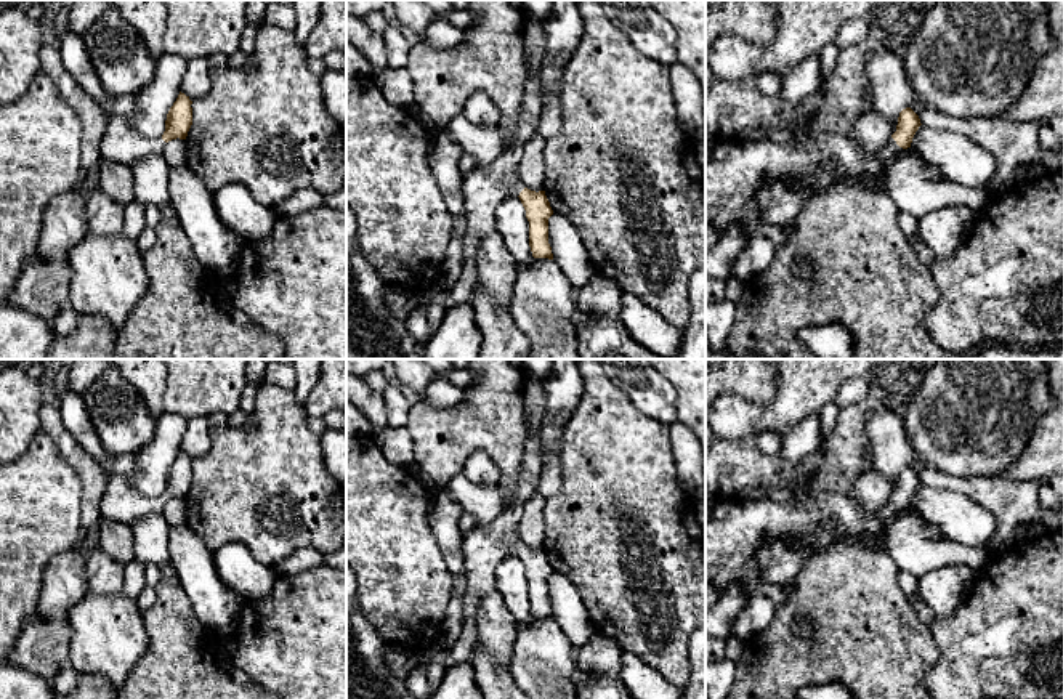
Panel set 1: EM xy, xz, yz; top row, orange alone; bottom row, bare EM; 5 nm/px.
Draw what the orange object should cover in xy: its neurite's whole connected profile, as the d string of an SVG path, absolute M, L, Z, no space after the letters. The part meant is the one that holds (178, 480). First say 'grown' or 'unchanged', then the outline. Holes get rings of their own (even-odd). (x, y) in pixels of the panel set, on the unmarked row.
grown | M180 451L165 479L165 491L160 497L148 497L133 487L123 475L109 473L109 481L101 499L99 513L104 519L131 526L144 516L162 513L164 505L172 499L186 499L192 484L192 460Z

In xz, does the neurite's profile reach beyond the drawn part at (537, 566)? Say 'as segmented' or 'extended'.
extended

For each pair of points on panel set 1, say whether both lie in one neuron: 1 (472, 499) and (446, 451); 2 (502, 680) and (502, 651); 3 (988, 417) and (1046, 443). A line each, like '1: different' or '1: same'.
1: different
2: different
3: different

